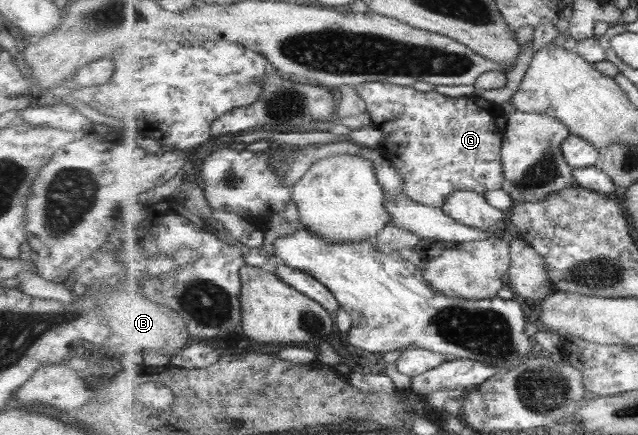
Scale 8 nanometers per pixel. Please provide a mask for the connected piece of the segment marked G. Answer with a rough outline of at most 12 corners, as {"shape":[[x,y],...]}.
{"shape":[[354,90],[413,200],[503,188],[507,108]]}

